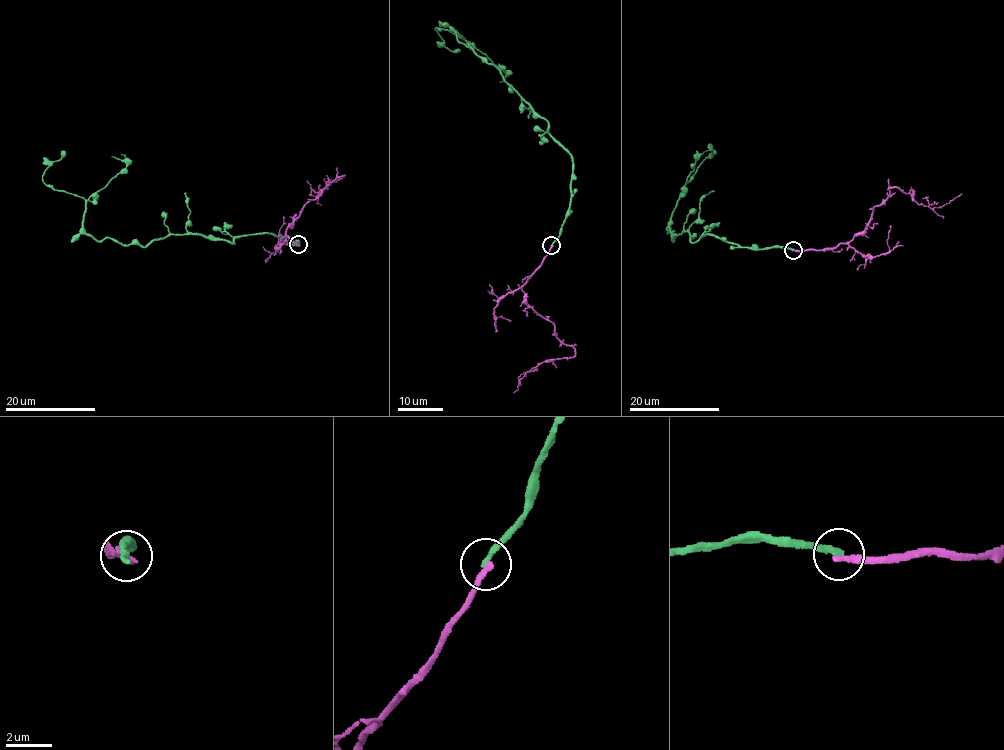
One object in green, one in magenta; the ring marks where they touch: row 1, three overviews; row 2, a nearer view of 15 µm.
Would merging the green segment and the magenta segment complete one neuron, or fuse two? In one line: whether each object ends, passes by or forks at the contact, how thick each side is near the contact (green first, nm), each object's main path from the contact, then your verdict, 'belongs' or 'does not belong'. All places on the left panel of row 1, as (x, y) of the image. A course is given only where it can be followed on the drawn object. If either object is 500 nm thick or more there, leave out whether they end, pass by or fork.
green ends there; magenta ends there; 260 nm thick on the green side, 280 nm on the other; green runs (298, 244), (271, 234), (99, 241), (86, 232), (85, 200), (43, 179), (65, 151); magenta runs (298, 244), (285, 232), (291, 222), (304, 205), (345, 175), (315, 197), (306, 181); does not belong

